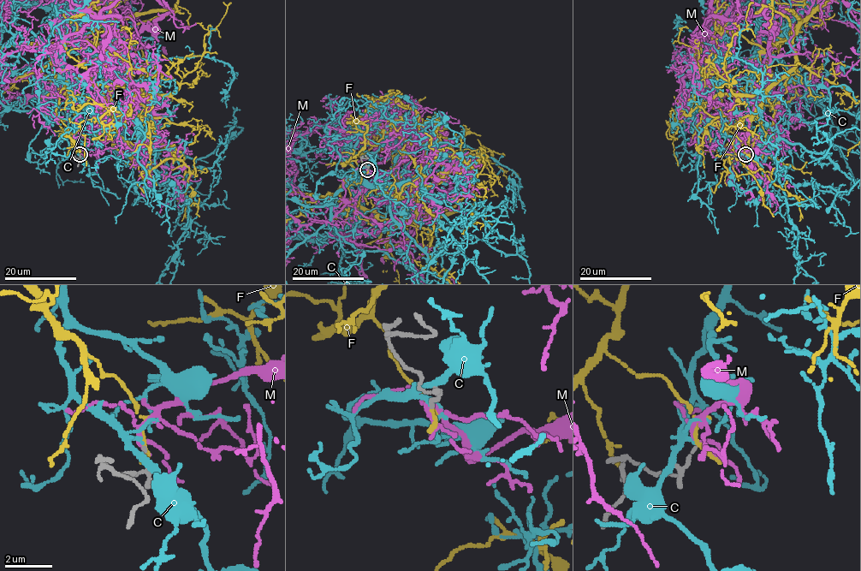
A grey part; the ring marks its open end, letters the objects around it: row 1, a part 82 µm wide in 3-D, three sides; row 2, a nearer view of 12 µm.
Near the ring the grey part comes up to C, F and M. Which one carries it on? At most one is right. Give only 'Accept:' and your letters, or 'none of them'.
Accept: M

